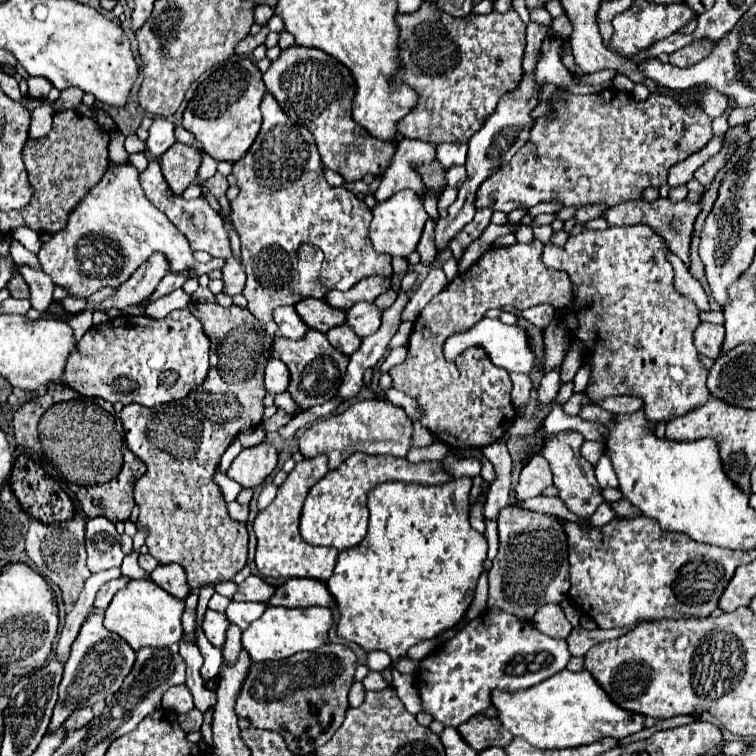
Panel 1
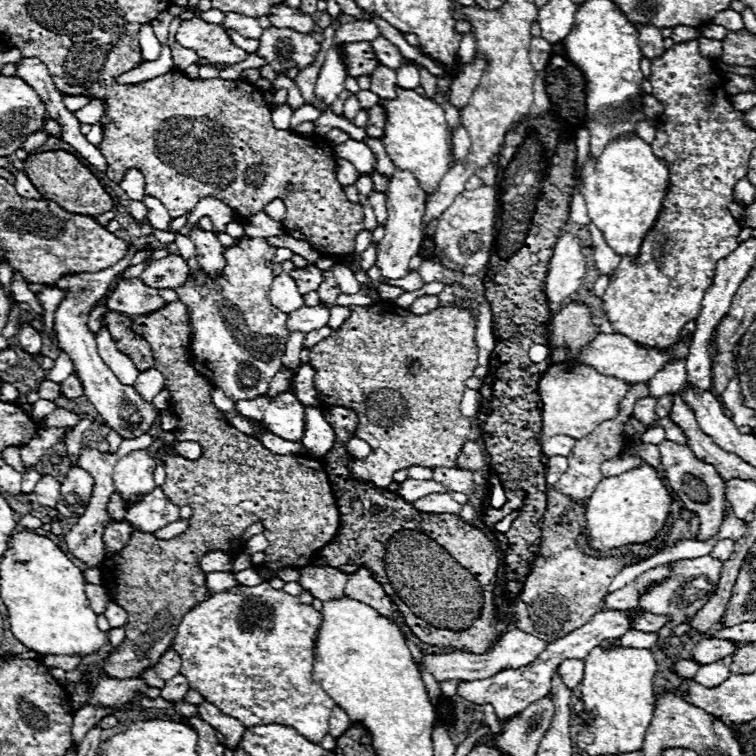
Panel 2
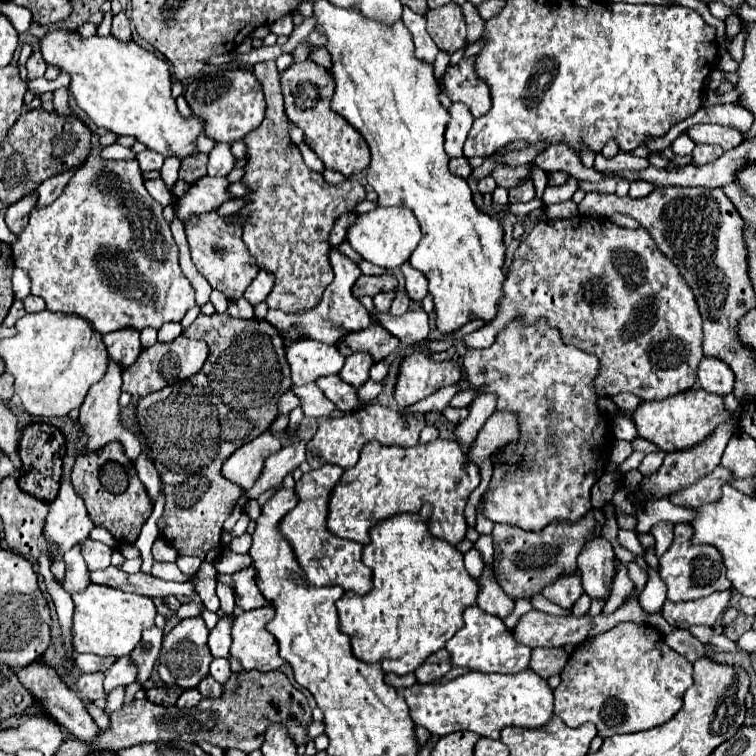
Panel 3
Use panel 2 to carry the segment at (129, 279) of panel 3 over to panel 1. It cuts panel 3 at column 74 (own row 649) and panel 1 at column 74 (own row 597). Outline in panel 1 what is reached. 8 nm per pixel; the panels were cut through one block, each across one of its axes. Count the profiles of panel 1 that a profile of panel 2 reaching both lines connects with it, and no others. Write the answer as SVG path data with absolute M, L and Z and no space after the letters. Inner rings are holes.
M110 164L104 178L70 212L68 226L42 246L38 258L44 274L48 274L56 286L66 286L76 298L88 298L102 286L126 282L152 252L166 254L172 272L192 268L196 276L202 276L225 265L221 258L213 258L208 263L196 262L184 234L146 198L138 170L132 164Z

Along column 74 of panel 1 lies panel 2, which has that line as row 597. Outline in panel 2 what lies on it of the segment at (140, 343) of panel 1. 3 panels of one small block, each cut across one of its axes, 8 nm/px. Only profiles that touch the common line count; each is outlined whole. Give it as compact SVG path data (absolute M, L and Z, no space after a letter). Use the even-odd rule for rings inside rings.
M360 566L354 574L346 574L346 576L348 576L348 582L342 592L344 596L370 604L380 616L386 616L386 618L394 616L398 608L394 606L392 598L384 592L382 584L372 578L372 572L368 566Z

